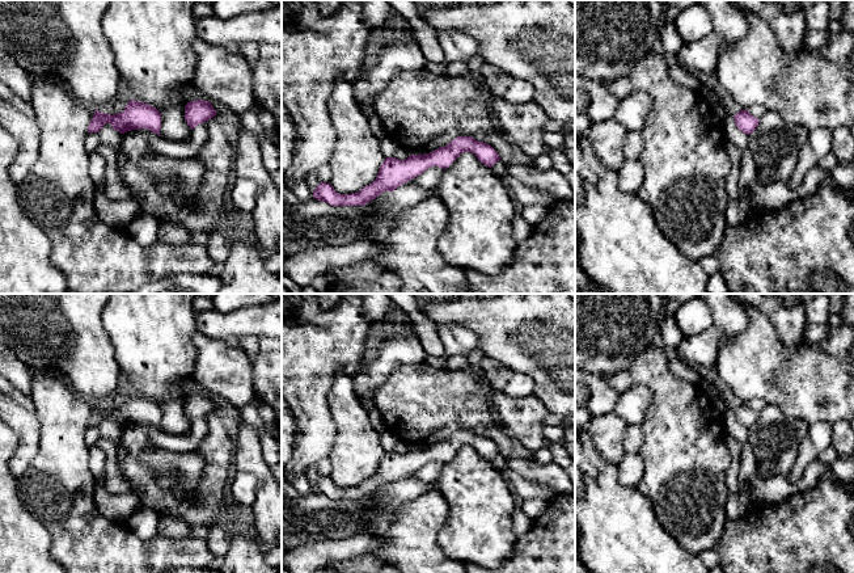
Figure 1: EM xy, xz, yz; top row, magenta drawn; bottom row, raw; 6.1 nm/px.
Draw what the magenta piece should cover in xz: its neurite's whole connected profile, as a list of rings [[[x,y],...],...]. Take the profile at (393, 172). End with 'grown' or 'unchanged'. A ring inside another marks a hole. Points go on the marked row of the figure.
[[[457,136],[445,147],[430,153],[410,155],[405,160],[386,157],[376,180],[358,193],[339,194],[331,184],[320,182],[313,191],[313,198],[331,206],[364,206],[384,191],[394,191],[398,186],[418,177],[431,167],[447,169],[464,152],[474,153],[489,168],[500,161],[498,152],[490,144],[478,142],[472,136]]] | unchanged

